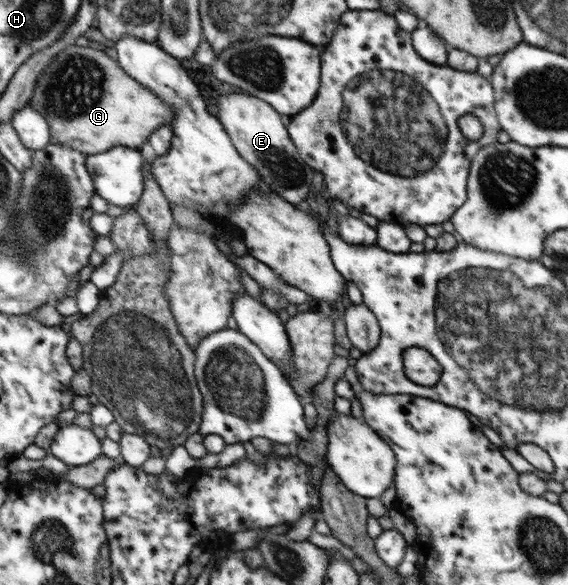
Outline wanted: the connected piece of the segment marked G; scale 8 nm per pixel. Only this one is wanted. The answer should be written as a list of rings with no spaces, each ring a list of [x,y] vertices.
[[[94,44],[88,47],[69,46],[53,57],[53,62],[49,62],[49,66],[37,78],[33,96],[28,102],[49,123],[51,143],[67,145],[86,155],[99,154],[116,146],[141,149],[153,130],[171,126],[175,120],[175,111],[165,99],[121,70],[118,62]]]

